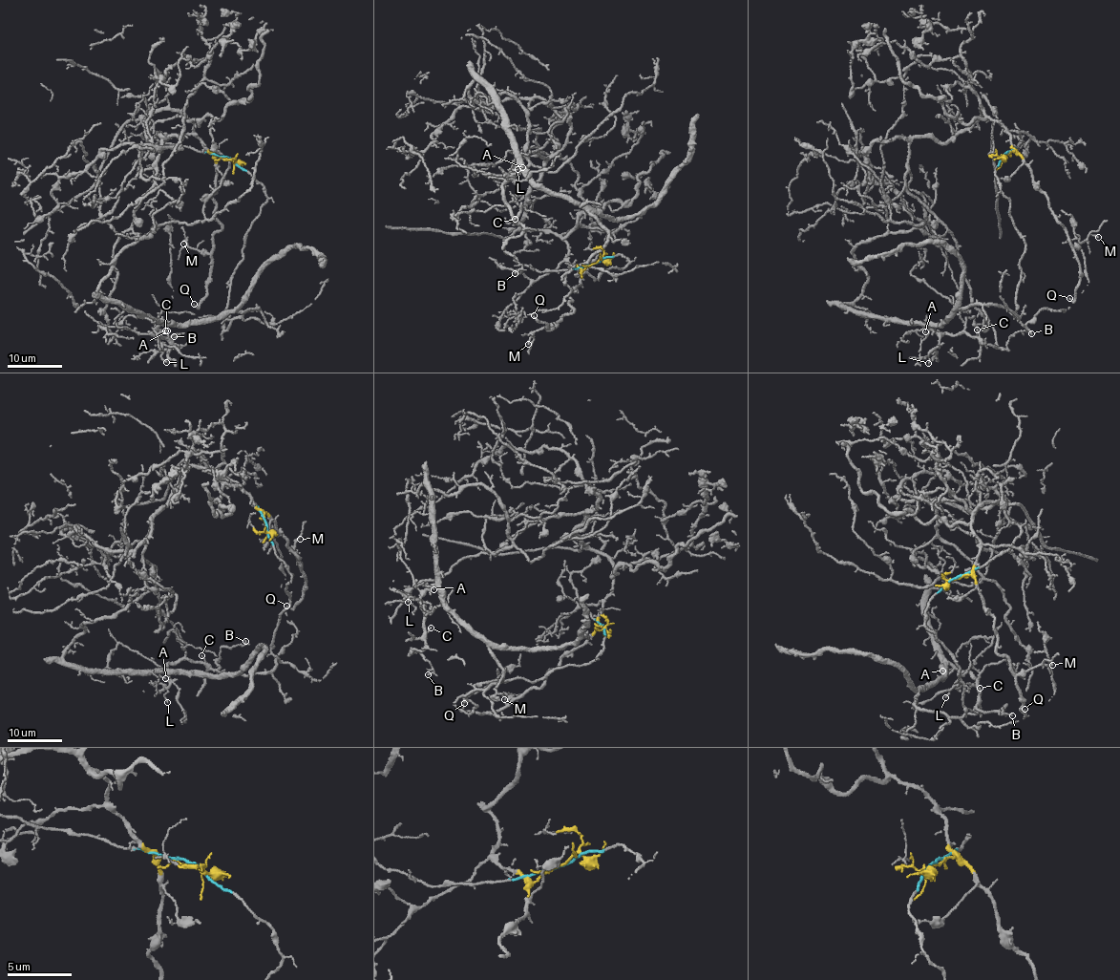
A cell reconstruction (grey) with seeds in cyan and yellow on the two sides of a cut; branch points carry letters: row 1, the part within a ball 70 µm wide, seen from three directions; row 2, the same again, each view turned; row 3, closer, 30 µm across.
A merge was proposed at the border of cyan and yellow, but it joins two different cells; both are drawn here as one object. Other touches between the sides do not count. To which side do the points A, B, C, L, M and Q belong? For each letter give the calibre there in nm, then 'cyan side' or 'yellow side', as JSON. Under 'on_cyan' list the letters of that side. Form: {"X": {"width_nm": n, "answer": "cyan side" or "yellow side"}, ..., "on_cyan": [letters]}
{"A": {"width_nm": 110, "answer": "cyan side"}, "B": {"width_nm": 100, "answer": "cyan side"}, "C": {"width_nm": 130, "answer": "cyan side"}, "L": {"width_nm": 120, "answer": "cyan side"}, "M": {"width_nm": 130, "answer": "yellow side"}, "Q": {"width_nm": 110, "answer": "yellow side"}, "on_cyan": ["A", "B", "C", "L"]}

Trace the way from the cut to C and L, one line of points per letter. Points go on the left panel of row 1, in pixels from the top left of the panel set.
C: (227, 158), (267, 200), (231, 276), (224, 316), (259, 309), (164, 322), (149, 332), (166, 338), (165, 330)
L: (227, 158), (267, 198), (231, 276), (224, 312), (237, 319), (258, 309), (164, 322), (155, 332), (166, 362)

